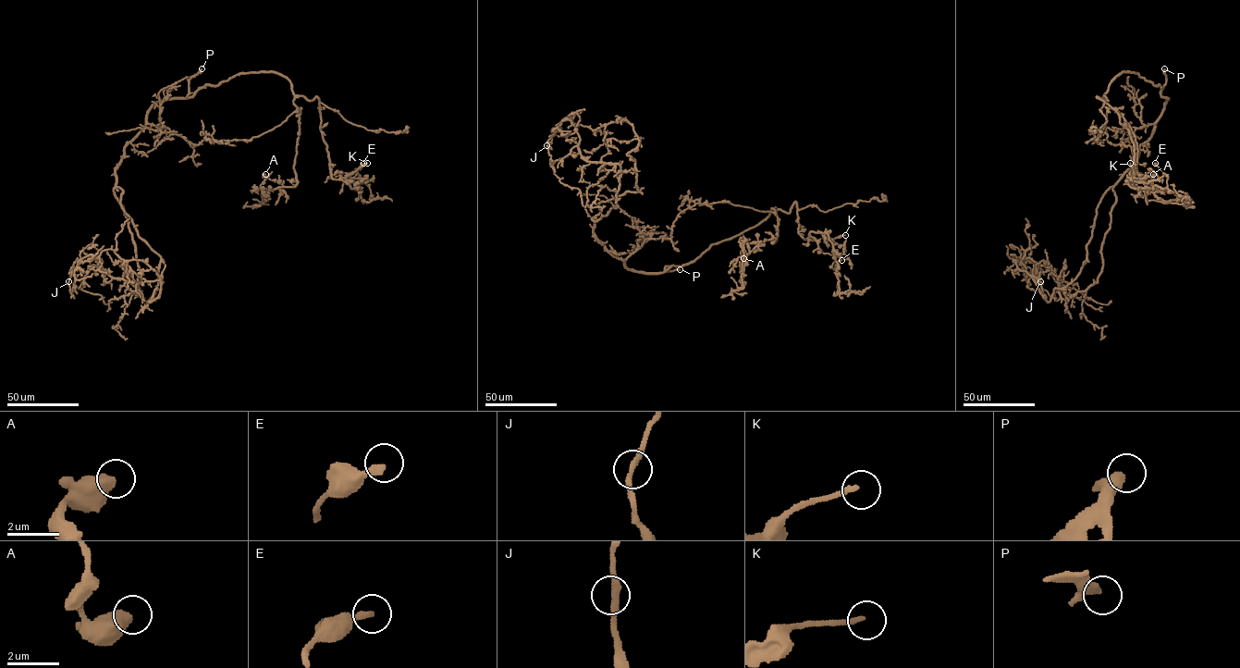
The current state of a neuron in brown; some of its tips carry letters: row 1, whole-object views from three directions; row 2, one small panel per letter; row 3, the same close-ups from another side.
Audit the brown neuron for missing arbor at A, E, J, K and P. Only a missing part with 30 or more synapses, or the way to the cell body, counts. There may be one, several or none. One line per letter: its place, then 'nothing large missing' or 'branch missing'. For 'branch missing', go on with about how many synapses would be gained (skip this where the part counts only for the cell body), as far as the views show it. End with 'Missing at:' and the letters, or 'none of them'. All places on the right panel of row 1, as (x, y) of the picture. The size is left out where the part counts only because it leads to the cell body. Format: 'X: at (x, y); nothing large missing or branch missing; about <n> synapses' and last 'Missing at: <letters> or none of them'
A: at (1153, 174); nothing large missing
E: at (1155, 163); nothing large missing
J: at (1040, 281); nothing large missing
K: at (1130, 163); nothing large missing
P: at (1164, 68); branch missing
Missing at: P

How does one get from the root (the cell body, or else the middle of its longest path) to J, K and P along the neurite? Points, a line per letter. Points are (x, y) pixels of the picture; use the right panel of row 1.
J: (1164, 105), (1112, 188), (1097, 281), (1062, 299), (1050, 269), (1014, 261), (1040, 281)
K: (1164, 105), (1160, 85), (1130, 72), (1108, 100), (1097, 97), (1134, 145), (1130, 163)
P: (1164, 105), (1168, 97), (1161, 93), (1166, 80), (1164, 68)

